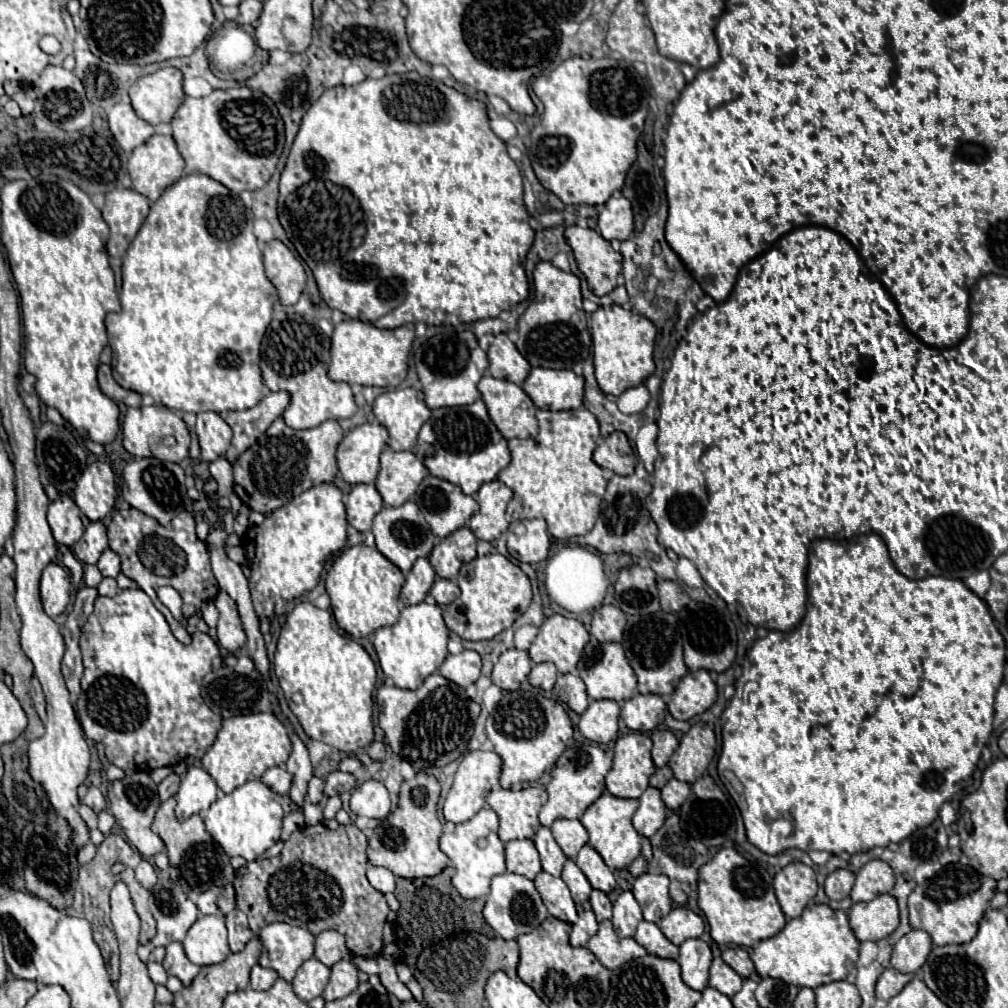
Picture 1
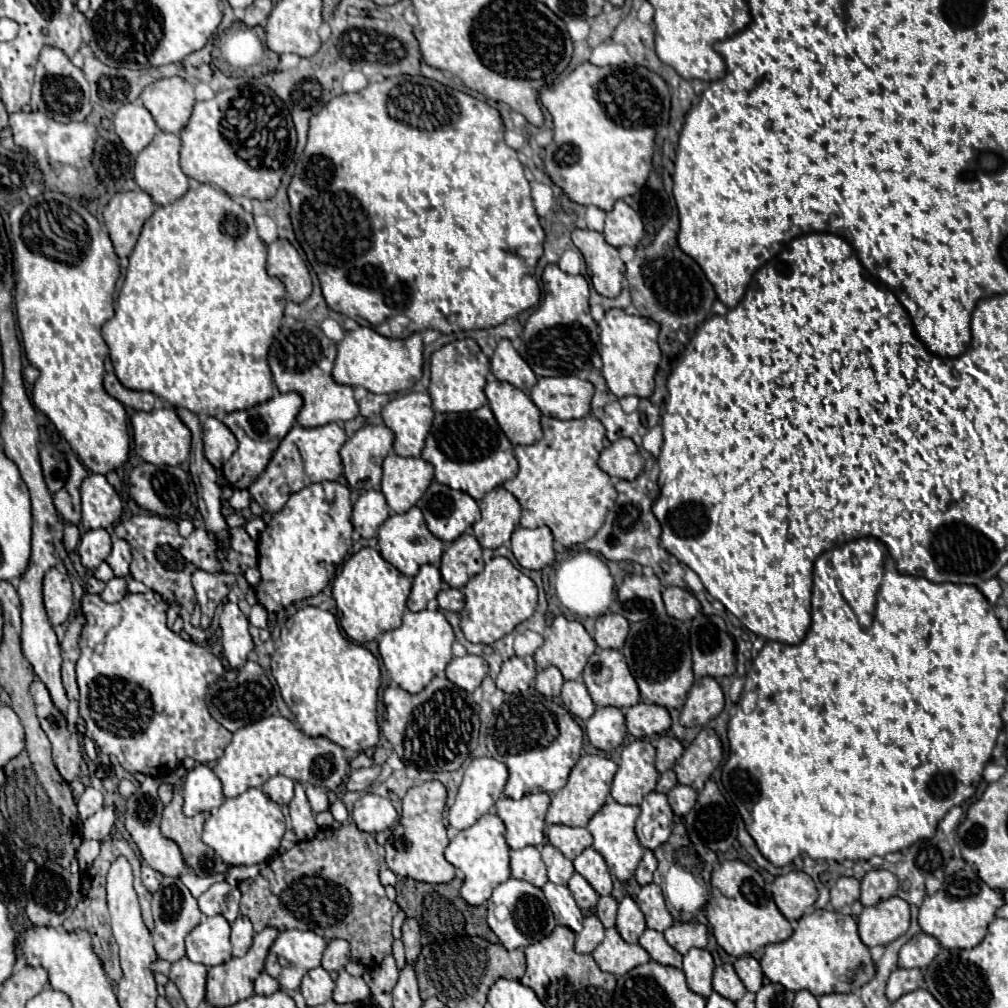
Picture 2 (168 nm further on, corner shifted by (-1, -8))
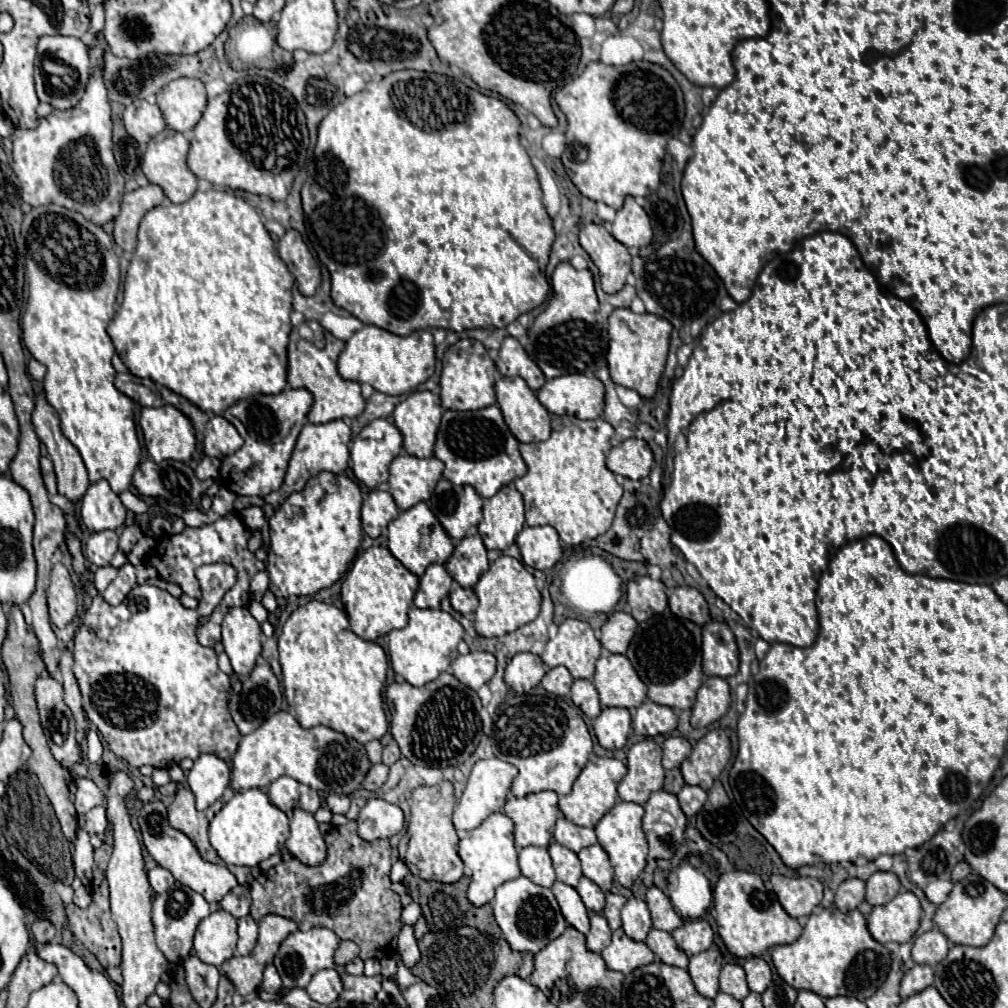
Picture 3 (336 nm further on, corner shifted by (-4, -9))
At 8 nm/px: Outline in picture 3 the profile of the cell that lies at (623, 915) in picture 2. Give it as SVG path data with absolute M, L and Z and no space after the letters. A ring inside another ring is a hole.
M630 897L622 909L622 929L634 941L644 941L648 931L652 929L650 911L644 899Z

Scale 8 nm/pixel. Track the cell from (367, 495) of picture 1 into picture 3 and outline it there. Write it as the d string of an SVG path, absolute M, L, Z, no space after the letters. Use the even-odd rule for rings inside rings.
M370 491L362 505L362 529L366 535L376 539L382 529L400 515L392 495L388 491Z

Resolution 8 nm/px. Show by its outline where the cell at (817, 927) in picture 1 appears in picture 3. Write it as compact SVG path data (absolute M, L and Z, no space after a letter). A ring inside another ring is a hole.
M830 907L812 913L794 943L774 947L772 963L778 977L798 991L808 989L820 997L846 995L864 1001L884 983L890 969L890 953L872 939L866 917L858 909L848 915Z

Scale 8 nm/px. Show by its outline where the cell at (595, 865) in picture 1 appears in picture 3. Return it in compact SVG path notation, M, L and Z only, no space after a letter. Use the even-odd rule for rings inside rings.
M596 843L592 847L586 847L578 853L580 861L582 861L582 873L592 879L604 893L610 891L612 887L612 879L614 879L614 869L610 865L610 859L606 855L606 851Z

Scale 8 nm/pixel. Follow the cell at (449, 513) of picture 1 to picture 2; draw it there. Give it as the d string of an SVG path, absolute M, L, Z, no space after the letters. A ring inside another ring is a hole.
M435 480L417 506L421 508L429 530L443 542L453 542L481 518L477 502L467 492L453 490Z

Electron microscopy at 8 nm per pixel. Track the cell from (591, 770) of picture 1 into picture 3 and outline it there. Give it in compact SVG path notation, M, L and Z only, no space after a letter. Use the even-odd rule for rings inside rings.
M590 757L590 761L586 763L586 767L582 769L582 773L578 775L578 779L572 785L572 791L564 797L560 797L560 811L562 815L580 825L580 827L594 827L618 801L618 793L616 787L620 783L620 779L626 775L626 765L620 759L614 757Z

